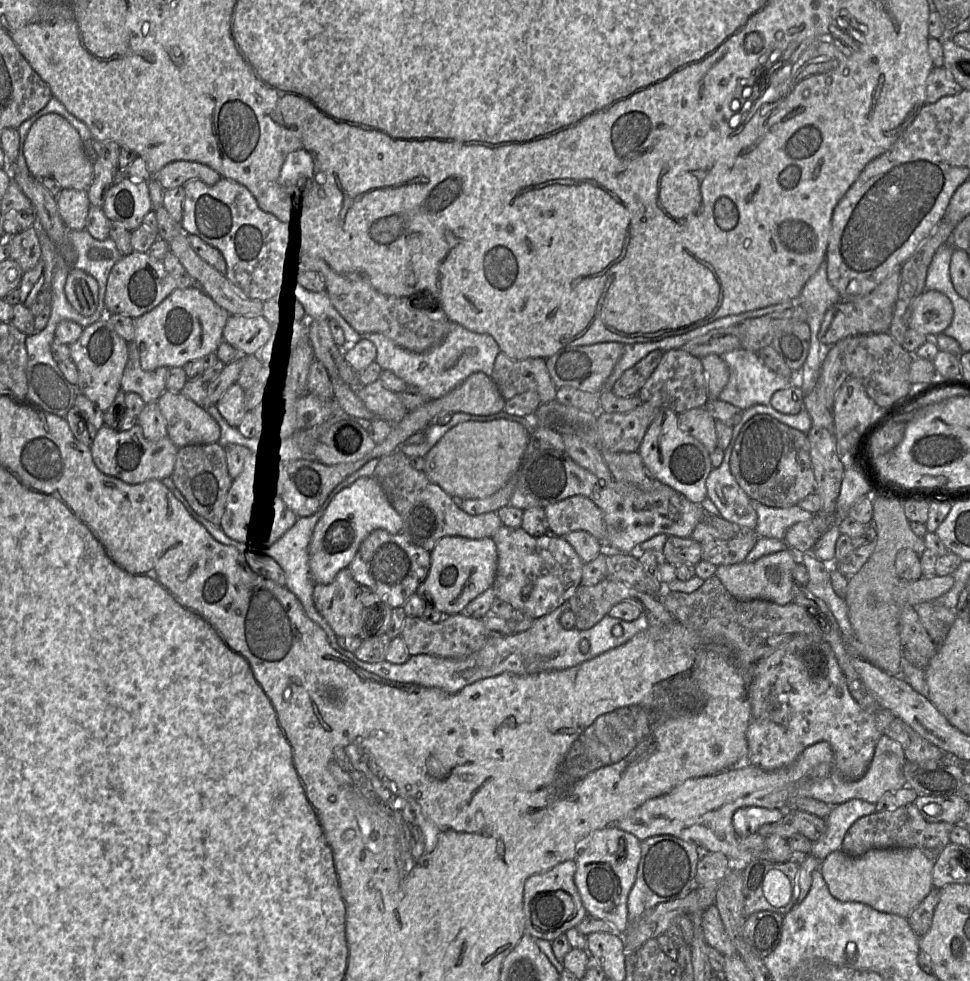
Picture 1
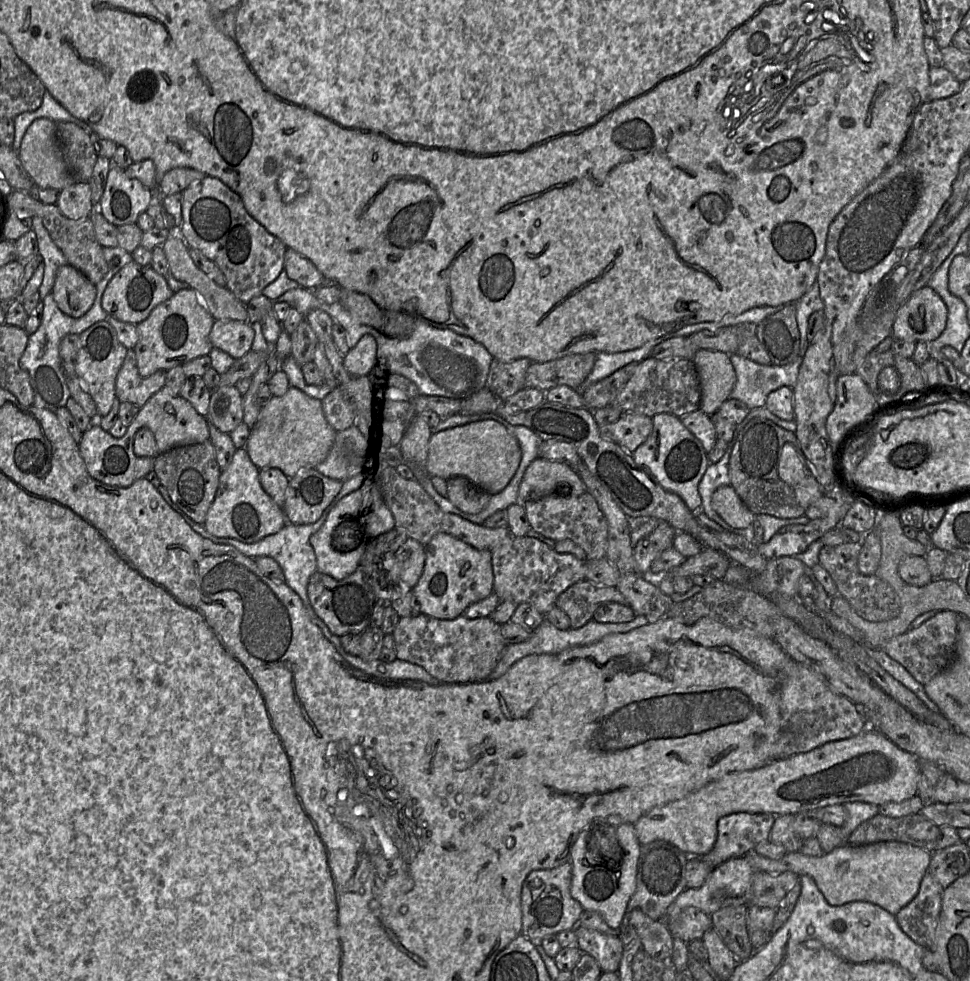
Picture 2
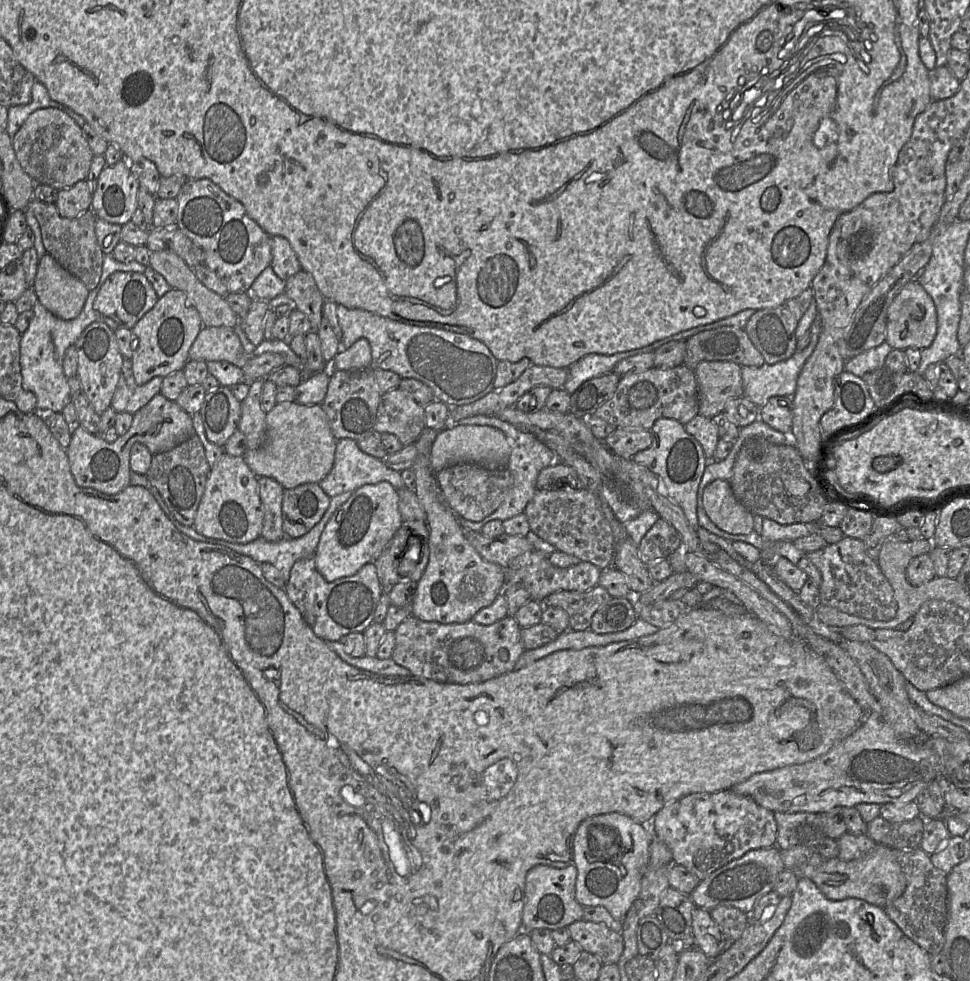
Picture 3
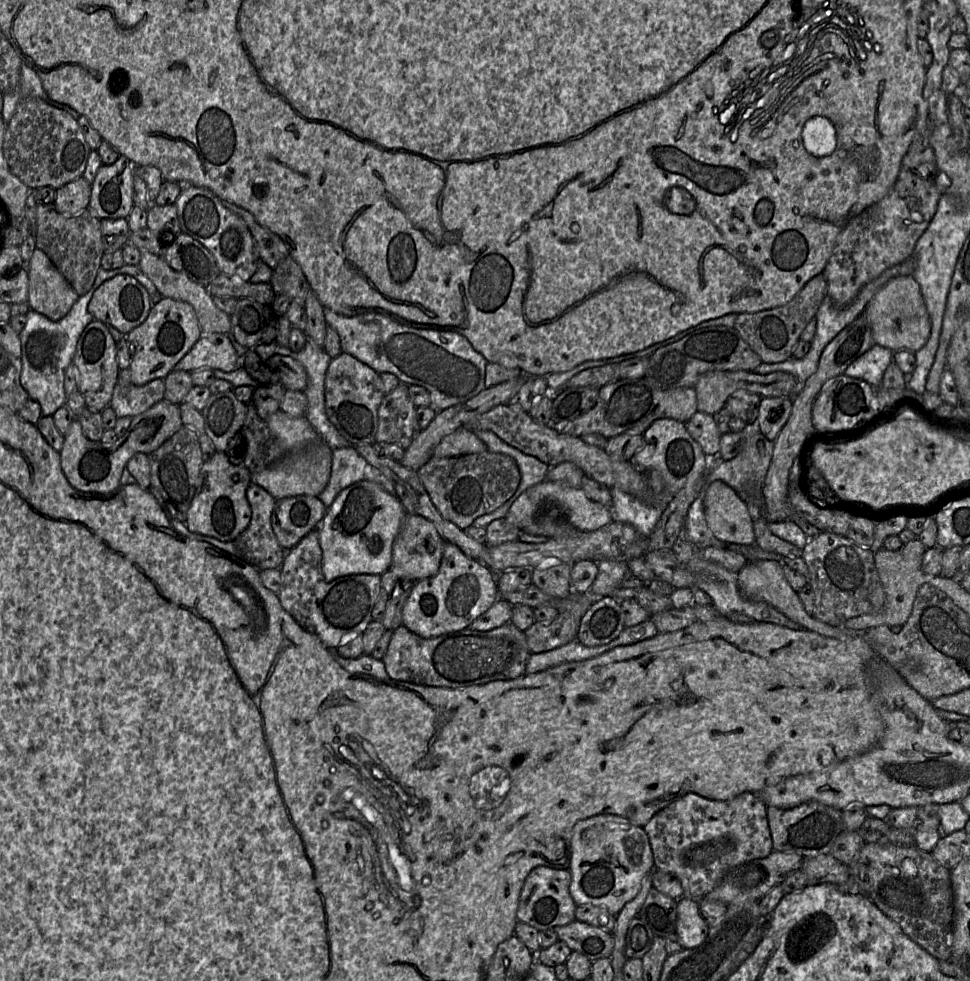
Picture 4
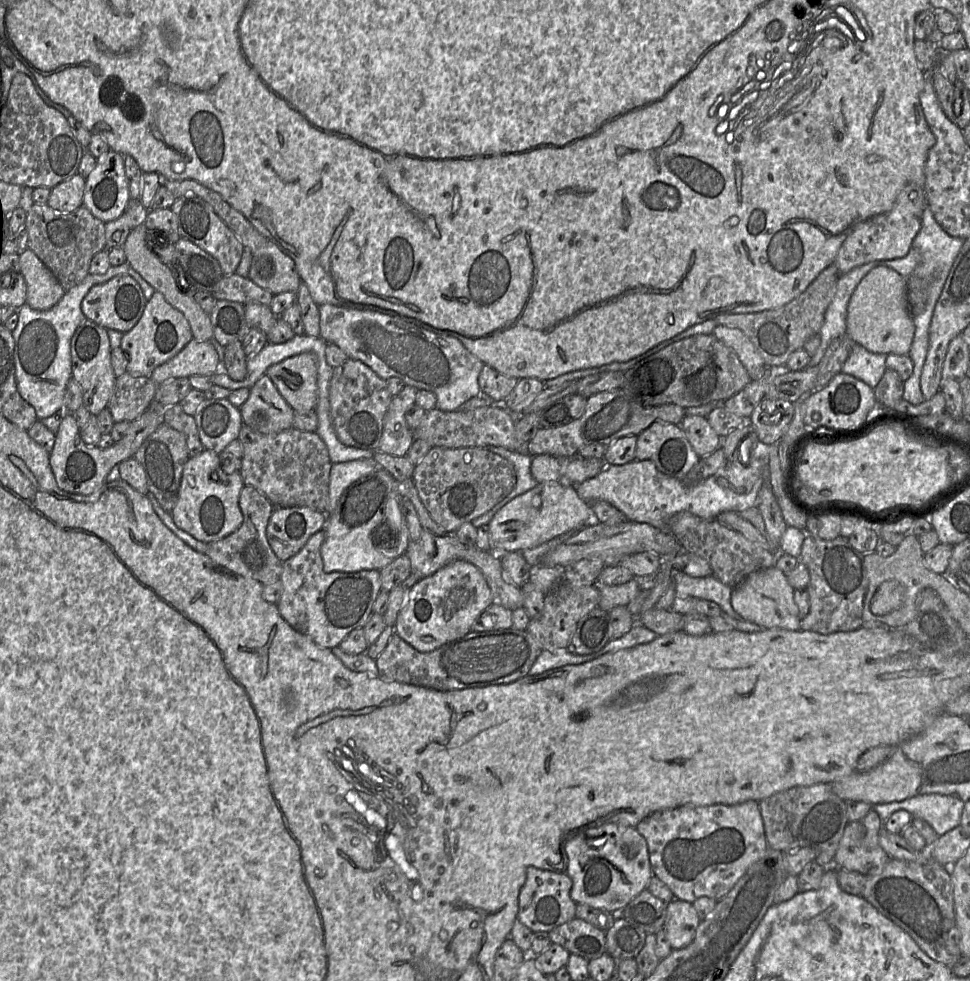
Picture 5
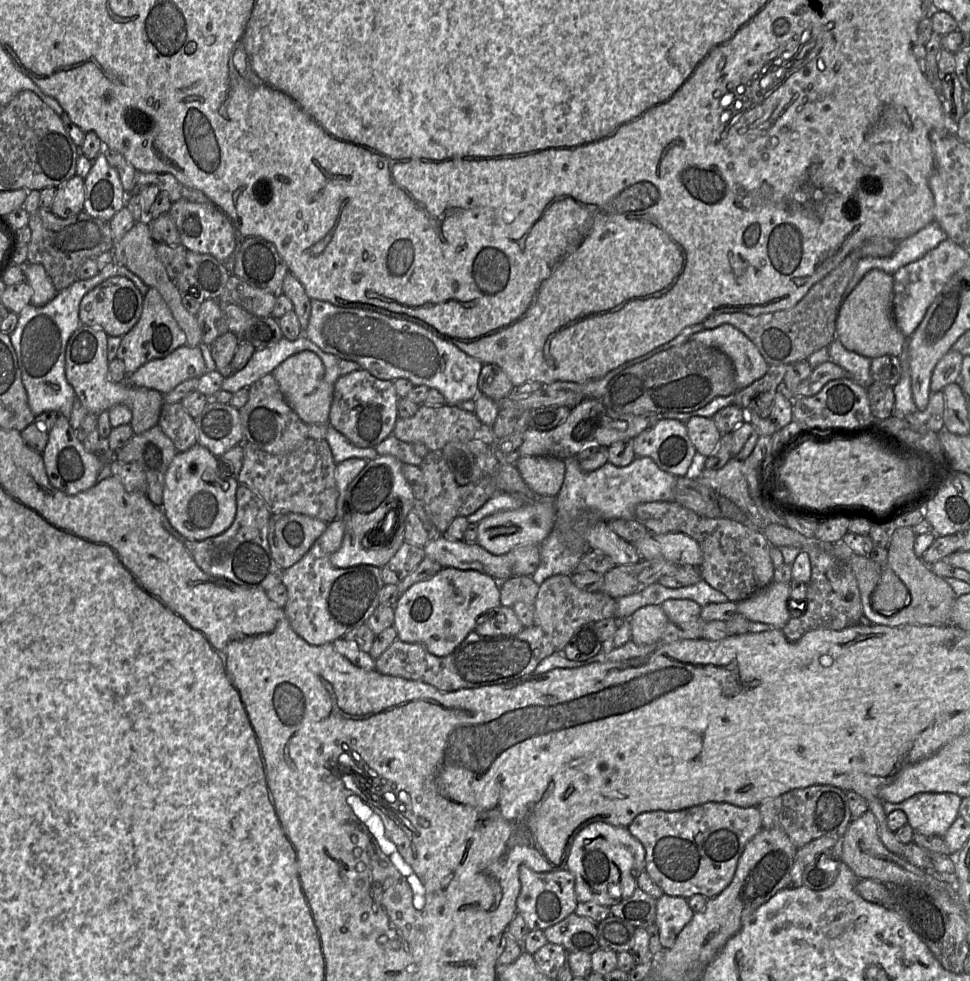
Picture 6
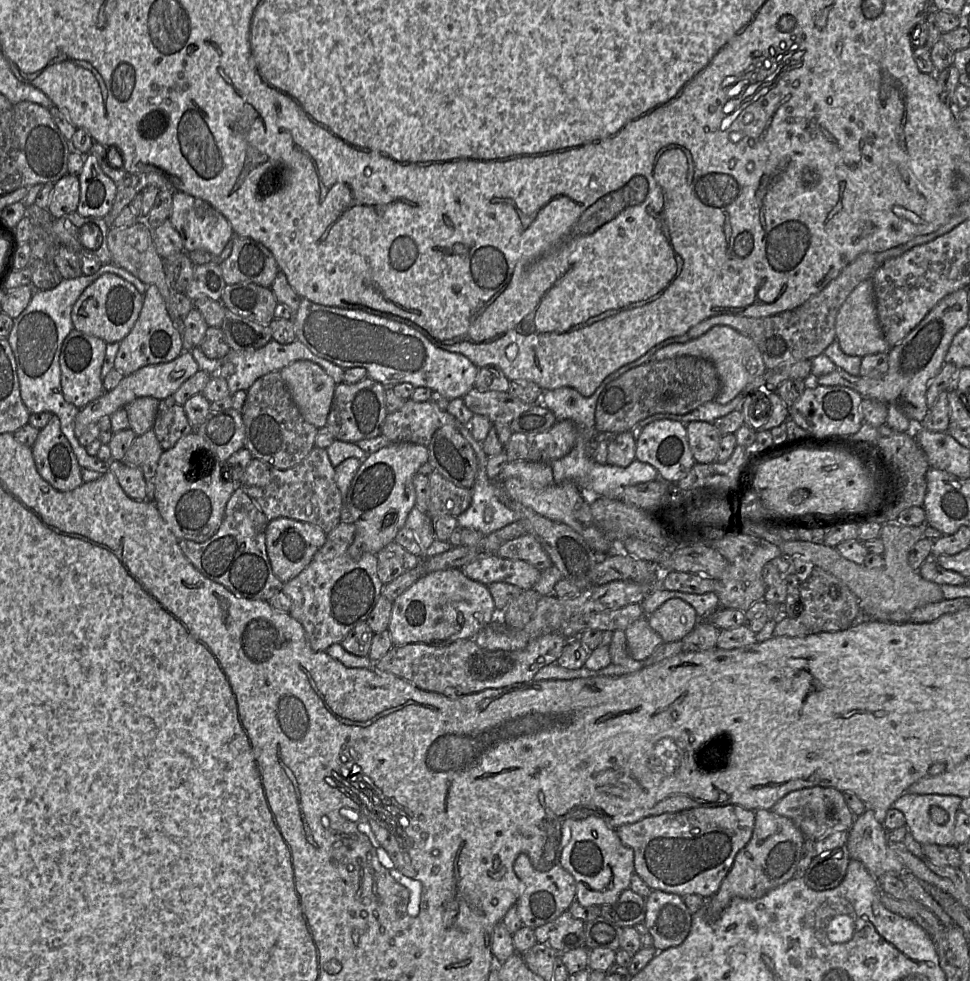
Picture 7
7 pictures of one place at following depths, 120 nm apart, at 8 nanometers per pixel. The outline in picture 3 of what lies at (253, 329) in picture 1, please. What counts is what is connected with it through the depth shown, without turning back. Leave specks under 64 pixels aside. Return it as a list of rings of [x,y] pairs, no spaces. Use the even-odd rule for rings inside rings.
[[[203,326],[189,350],[189,360],[226,361],[240,368],[245,365],[250,356],[244,351],[233,328],[224,326]]]

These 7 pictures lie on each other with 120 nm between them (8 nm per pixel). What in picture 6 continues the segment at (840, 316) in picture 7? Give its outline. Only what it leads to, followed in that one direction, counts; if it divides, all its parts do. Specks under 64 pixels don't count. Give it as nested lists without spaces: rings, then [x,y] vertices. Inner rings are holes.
[[[879,269],[868,271],[839,308],[836,319],[836,338],[849,351],[873,359],[883,355],[899,357],[906,337],[898,329],[892,314],[893,276]]]

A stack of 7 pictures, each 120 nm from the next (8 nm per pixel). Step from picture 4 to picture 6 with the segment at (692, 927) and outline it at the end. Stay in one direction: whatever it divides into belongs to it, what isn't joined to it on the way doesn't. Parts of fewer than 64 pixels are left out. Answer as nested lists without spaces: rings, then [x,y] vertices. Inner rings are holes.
[[[663,894],[656,900],[655,925],[663,951],[674,944],[682,929],[691,921],[694,912],[687,899]]]

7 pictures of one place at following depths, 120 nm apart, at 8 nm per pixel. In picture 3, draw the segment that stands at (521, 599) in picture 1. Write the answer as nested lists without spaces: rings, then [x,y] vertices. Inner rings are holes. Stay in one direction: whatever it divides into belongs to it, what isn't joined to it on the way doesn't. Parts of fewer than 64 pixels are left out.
[[[537,550],[516,557],[504,569],[505,581],[523,583],[530,594],[530,600],[542,602],[547,596],[557,591],[587,591],[598,585],[601,569],[596,565],[580,561],[567,568],[553,565],[548,555]]]

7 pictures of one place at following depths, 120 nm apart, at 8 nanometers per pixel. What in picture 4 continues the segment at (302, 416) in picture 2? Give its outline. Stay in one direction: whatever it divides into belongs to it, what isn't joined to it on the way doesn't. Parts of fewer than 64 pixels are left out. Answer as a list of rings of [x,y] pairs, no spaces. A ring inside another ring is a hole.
[[[279,410],[270,416],[267,424],[286,454],[274,465],[251,473],[251,482],[263,487],[276,500],[298,495],[319,496],[331,476],[333,450],[319,437],[306,416],[295,418]]]

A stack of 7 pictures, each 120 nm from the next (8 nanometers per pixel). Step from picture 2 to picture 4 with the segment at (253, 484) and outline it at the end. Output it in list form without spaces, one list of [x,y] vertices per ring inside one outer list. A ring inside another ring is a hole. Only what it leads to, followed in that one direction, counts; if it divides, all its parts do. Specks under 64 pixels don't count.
[[[216,451],[201,467],[199,486],[184,521],[187,529],[220,541],[234,541],[251,520],[251,508],[246,498],[250,483],[251,473],[243,464],[234,465],[224,452]]]

